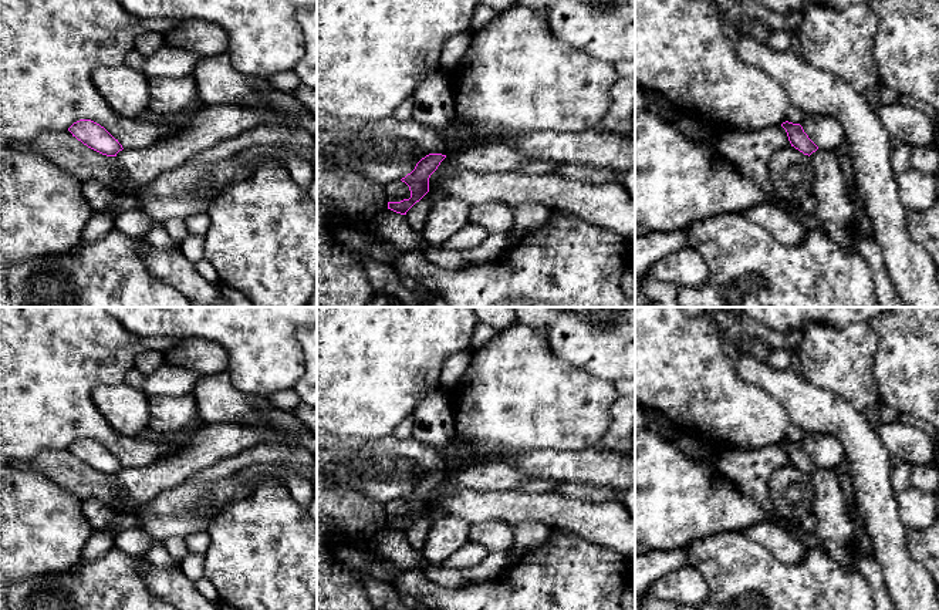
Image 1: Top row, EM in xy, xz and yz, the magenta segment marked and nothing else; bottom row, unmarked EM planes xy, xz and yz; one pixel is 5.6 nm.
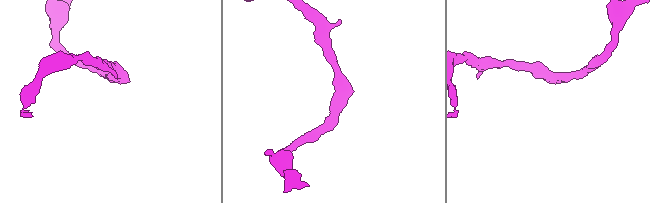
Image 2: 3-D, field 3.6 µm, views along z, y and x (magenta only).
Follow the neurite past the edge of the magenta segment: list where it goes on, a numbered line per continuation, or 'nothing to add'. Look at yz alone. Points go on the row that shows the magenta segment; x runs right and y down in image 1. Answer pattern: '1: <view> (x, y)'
nothing to add

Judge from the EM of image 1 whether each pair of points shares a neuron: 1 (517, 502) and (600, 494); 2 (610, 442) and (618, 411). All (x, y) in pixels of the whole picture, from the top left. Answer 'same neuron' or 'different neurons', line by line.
1: different neurons
2: same neuron

